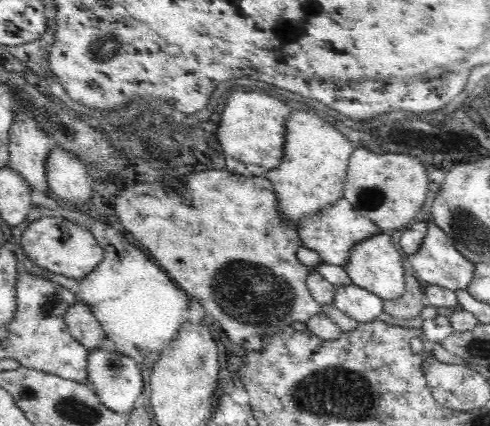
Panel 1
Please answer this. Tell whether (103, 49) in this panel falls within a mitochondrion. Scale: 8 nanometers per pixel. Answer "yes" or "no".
yes

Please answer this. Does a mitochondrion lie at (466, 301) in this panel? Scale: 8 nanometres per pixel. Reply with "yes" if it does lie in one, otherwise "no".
no

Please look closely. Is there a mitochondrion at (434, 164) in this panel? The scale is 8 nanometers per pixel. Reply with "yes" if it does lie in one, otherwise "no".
no

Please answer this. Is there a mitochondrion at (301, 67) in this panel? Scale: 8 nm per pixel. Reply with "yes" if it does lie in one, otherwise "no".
no

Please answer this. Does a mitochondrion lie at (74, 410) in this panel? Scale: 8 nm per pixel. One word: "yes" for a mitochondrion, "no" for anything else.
yes

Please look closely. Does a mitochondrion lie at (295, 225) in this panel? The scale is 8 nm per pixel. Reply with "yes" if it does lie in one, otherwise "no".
no

